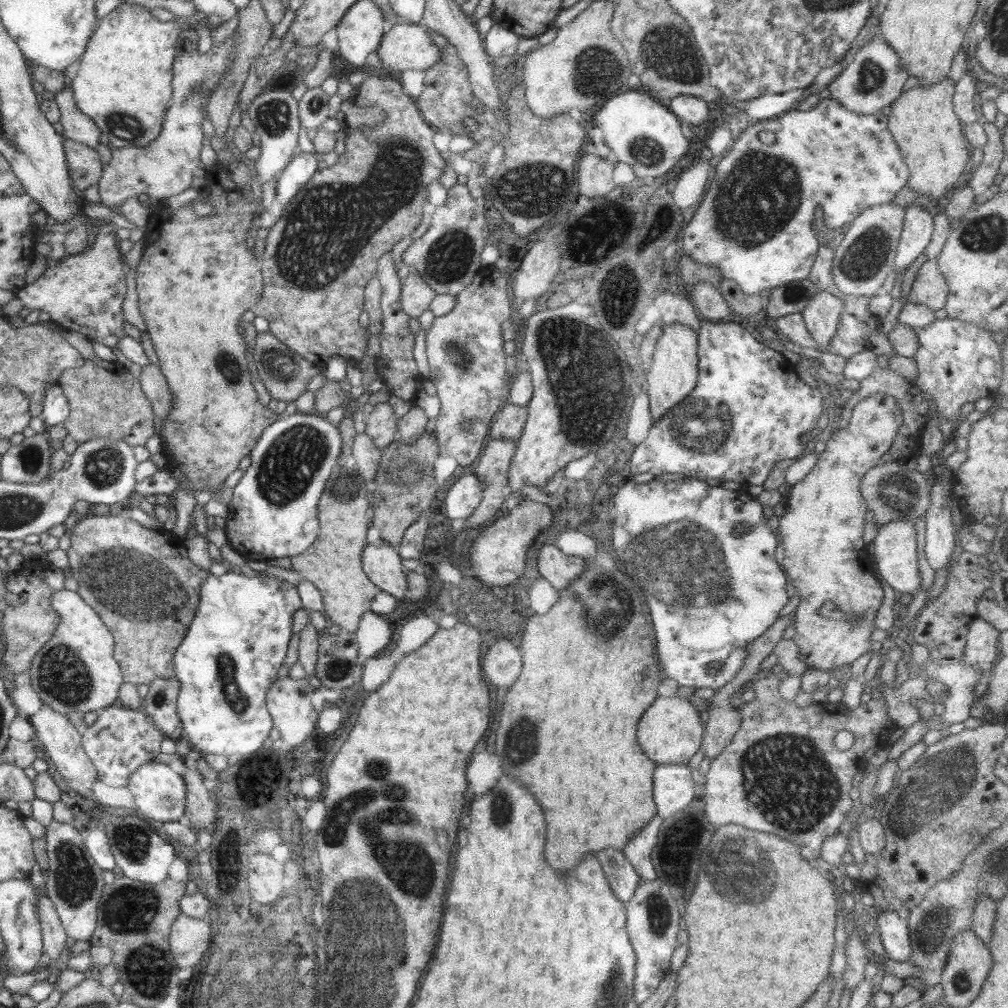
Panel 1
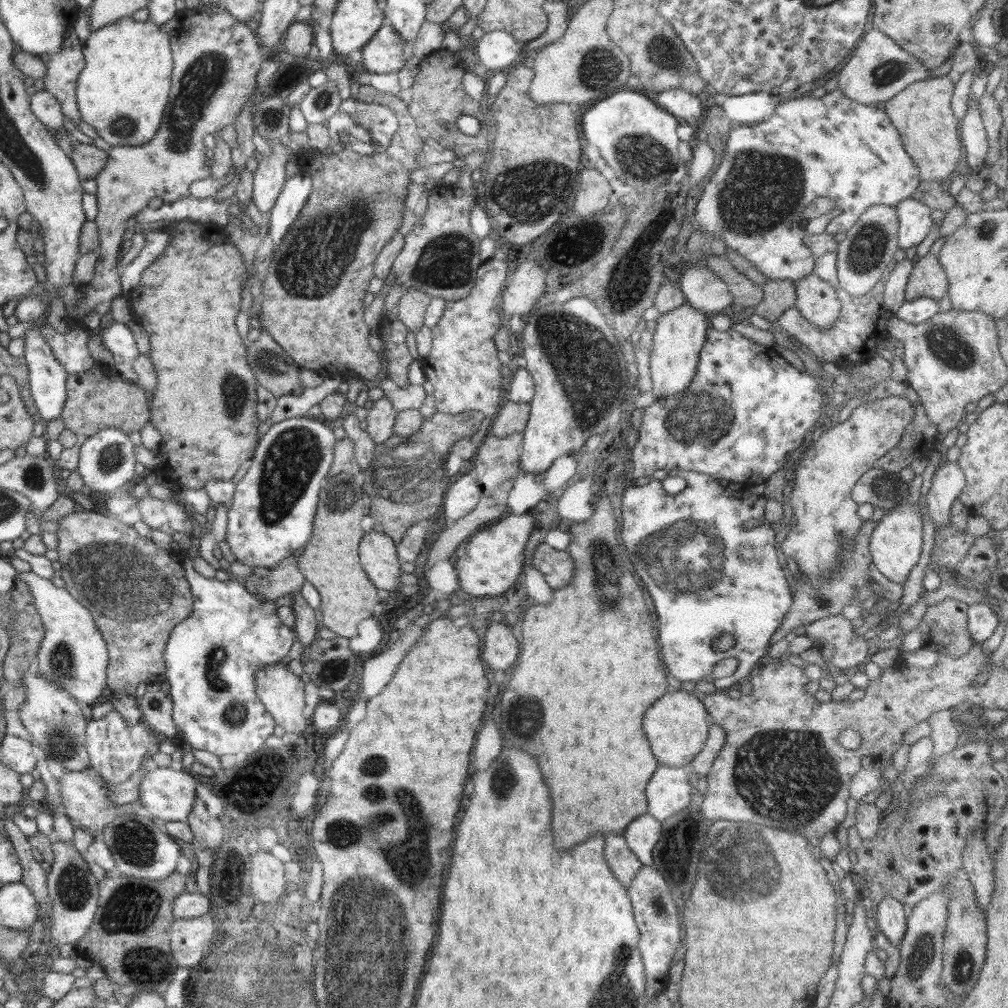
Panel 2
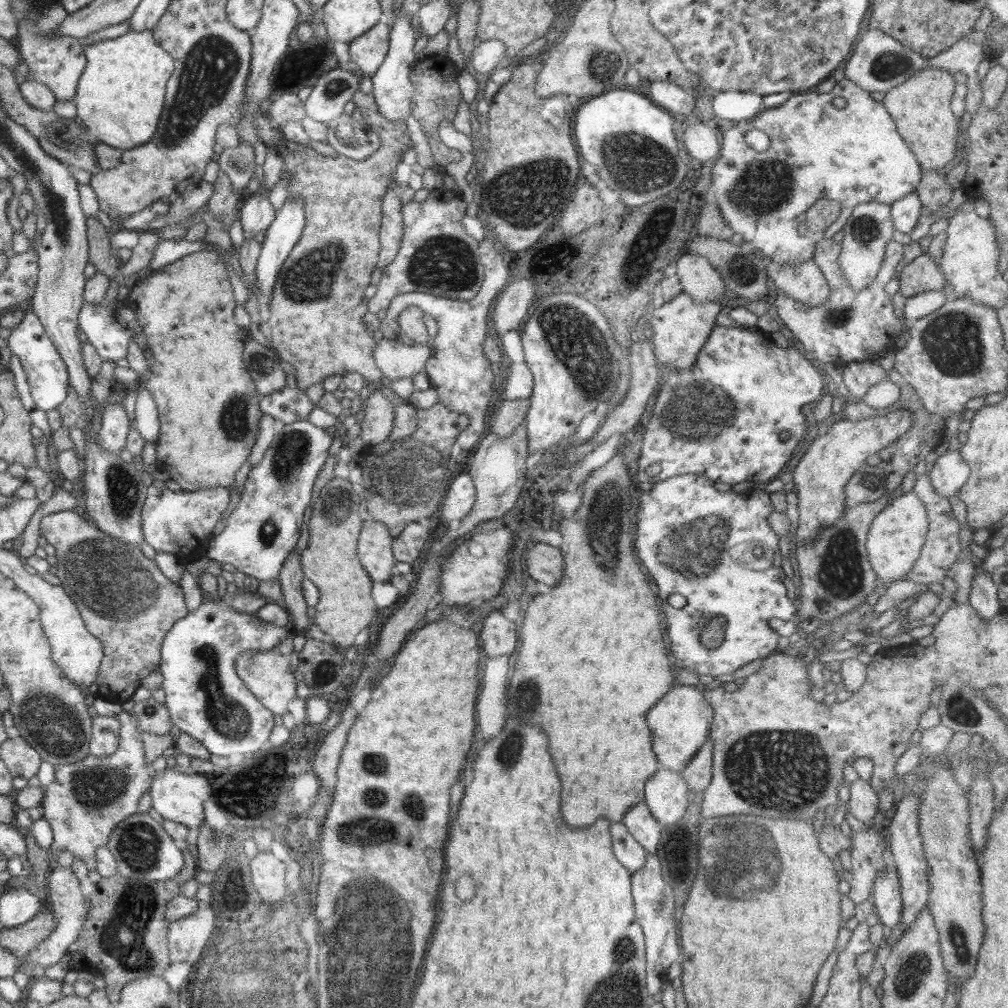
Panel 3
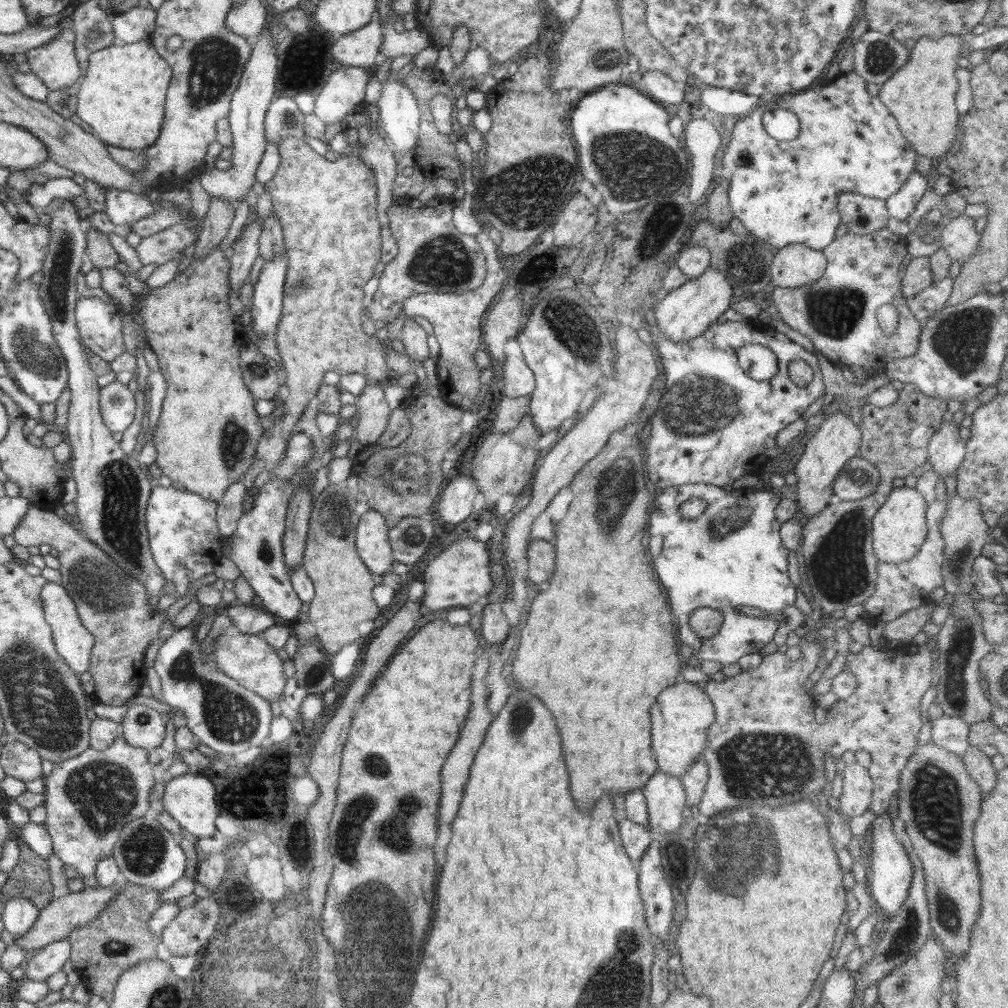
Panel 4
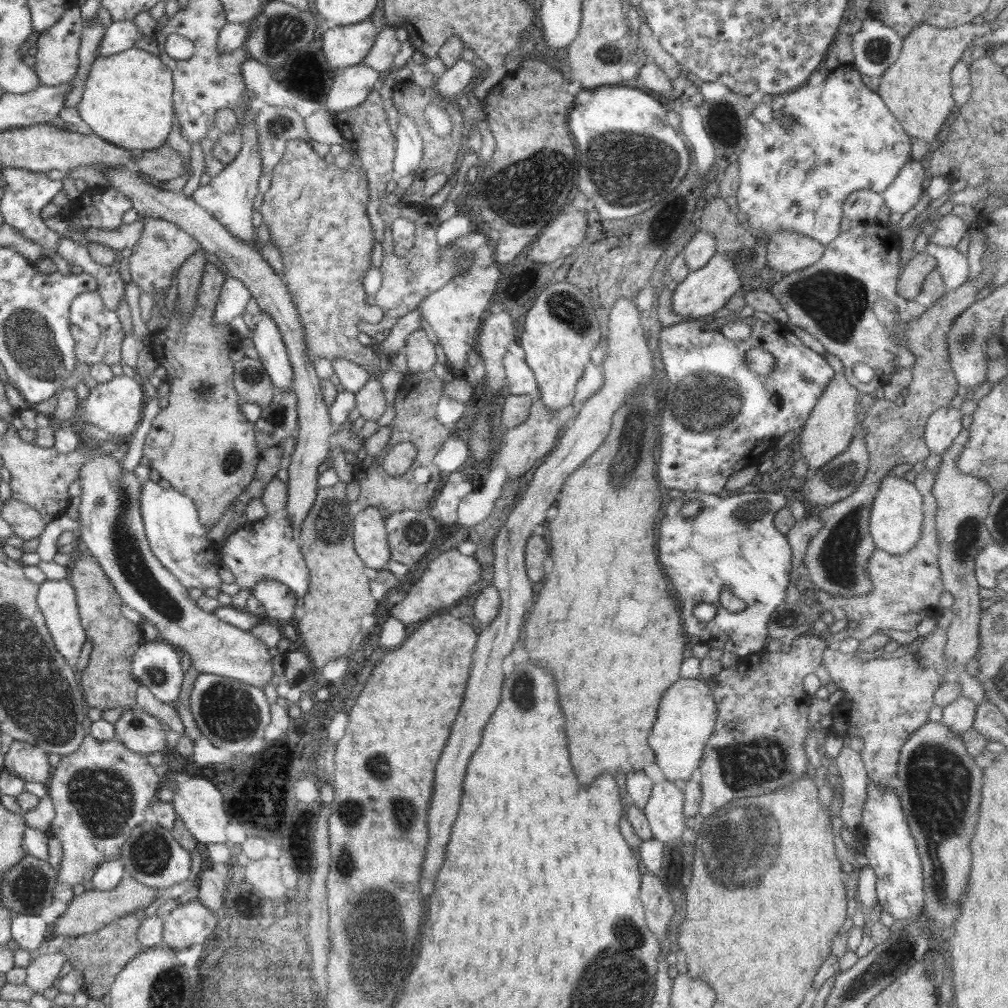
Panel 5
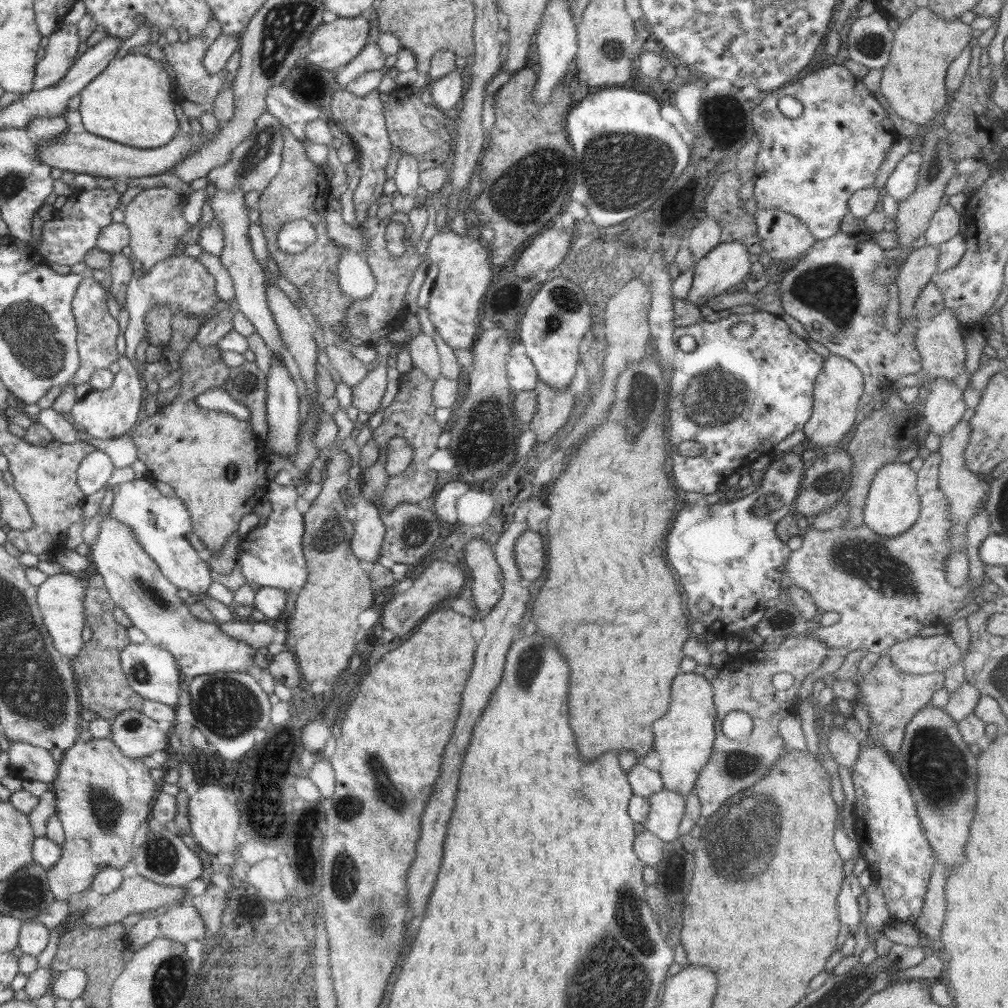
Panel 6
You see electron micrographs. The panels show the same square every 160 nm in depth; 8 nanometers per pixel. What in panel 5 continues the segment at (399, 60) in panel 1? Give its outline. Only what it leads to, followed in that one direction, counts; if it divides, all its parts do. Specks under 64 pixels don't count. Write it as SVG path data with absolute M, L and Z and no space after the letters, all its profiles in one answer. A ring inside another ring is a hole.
M370 19L358 24L335 26L321 32L322 50L330 66L341 70L362 63L374 44L376 27Z

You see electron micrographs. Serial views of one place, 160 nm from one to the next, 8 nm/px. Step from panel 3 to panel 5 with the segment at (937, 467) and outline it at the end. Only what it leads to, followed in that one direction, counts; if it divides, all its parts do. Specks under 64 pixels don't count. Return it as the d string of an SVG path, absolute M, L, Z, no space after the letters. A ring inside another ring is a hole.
M950 404L932 413L923 434L925 443L932 453L942 456L951 447L953 440L963 429L962 418L960 409Z

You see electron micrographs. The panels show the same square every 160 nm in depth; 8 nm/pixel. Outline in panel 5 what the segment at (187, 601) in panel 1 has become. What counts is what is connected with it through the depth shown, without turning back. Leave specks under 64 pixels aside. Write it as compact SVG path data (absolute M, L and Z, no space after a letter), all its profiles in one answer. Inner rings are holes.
M14 497L3 504L1 516L11 526L13 534L24 541L38 539L46 526L35 508ZM79 547L72 556L72 565L68 568L67 579L72 583L75 590L80 623L84 628L87 638L92 641L92 653L87 666L82 666L82 673L79 675L81 690L88 707L95 706L100 710L110 708L122 708L122 710L136 708L135 696L139 688L137 679L132 675L131 662L136 654L136 650L144 645L142 628L133 624L122 615L121 608L123 602L110 579L103 573L98 561L88 553L87 550Z

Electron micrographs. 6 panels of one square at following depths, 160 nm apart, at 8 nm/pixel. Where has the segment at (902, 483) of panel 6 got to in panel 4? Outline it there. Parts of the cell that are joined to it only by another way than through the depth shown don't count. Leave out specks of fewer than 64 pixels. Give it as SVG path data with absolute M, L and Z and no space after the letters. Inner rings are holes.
M894 487L873 518L873 554L879 562L910 560L927 537L927 502L915 488Z

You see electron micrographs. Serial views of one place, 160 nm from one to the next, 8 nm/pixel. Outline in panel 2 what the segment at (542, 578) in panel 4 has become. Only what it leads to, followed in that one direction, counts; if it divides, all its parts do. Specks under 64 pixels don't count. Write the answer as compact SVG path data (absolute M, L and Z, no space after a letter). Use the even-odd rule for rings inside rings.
M546 543L536 548L532 564L544 574L546 582L554 590L568 584L575 569L573 558L567 550L556 550Z

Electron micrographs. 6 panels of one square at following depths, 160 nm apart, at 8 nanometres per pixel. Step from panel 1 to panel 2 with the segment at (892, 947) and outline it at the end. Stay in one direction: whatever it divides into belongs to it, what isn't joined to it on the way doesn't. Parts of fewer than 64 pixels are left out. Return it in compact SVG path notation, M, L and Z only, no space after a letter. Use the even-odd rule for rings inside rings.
M884 897L876 903L876 914L879 926L877 931L884 933L899 948L906 932L907 918L904 916L903 904L895 898Z

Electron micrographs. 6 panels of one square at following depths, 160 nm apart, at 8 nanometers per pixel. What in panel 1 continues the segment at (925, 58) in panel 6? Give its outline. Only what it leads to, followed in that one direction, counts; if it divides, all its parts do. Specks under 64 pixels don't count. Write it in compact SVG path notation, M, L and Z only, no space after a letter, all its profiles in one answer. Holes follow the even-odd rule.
M946 78L938 84L930 86L920 85L904 91L892 104L887 125L894 142L902 154L902 160L910 172L910 179L906 185L916 191L919 196L927 195L940 202L944 202L949 194L957 187L962 173L971 168L971 149L963 134L964 123L956 116L953 109L953 94L955 83Z

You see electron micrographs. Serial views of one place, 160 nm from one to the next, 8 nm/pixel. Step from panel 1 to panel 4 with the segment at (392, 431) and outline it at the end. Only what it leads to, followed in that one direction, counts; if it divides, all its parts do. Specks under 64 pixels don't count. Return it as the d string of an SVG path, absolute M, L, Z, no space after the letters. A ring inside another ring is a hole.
M366 385L362 394L357 396L358 424L354 438L363 447L376 444L388 426L391 413L386 398L384 385Z

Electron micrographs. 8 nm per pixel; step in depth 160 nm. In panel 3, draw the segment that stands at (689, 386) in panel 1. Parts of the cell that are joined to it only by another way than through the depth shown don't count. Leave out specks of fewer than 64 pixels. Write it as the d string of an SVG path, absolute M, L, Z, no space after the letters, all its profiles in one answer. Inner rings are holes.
M682 291L662 306L654 308L652 317L649 317L645 324L653 330L650 341L660 372L666 369L686 370L694 364L699 350L716 326L715 317L720 312L721 304L720 301L699 303Z

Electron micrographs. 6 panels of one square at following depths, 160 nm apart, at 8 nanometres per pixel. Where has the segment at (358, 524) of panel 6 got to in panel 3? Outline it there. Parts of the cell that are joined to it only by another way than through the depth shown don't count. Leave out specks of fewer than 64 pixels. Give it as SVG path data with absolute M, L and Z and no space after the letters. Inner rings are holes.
M377 520L361 523L357 540L359 561L373 582L391 582L391 572L396 558L393 555L393 536L387 526Z

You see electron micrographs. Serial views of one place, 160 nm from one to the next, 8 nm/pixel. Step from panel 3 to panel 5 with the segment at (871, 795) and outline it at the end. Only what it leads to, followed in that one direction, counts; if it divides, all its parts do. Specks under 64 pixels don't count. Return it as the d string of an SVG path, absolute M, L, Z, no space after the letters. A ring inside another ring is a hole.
M850 746L843 747L842 752L832 762L838 766L839 782L843 792L840 818L850 830L857 832L867 799L867 770L858 752Z

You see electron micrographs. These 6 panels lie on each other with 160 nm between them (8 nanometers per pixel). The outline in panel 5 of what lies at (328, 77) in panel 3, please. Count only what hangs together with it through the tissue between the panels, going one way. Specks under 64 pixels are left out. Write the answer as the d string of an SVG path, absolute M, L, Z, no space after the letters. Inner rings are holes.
M363 63L347 66L339 72L332 77L327 96L320 103L331 115L362 104L378 82L379 72Z

